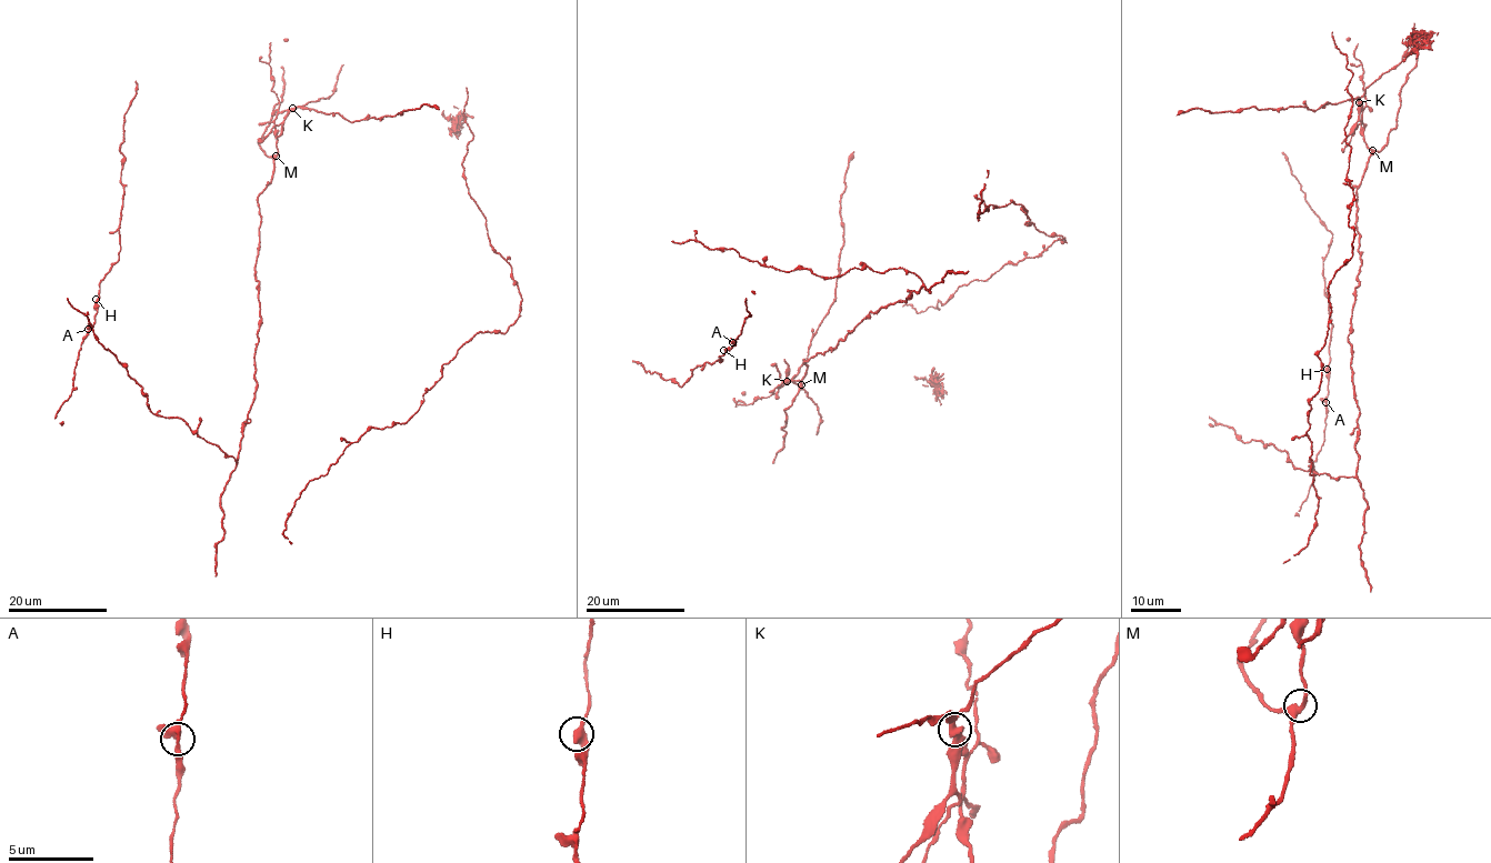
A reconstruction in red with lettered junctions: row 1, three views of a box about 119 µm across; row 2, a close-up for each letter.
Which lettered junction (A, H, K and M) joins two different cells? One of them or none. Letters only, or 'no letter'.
K

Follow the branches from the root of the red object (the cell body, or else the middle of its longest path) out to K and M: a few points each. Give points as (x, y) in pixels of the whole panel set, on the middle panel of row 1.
K: (950, 270), (929, 292), (922, 286), (904, 302), (869, 312), (836, 348), (802, 362), (801, 383), (787, 380)
M: (950, 270), (929, 292), (922, 286), (904, 302), (869, 312), (836, 348), (802, 362), (807, 367), (801, 384)

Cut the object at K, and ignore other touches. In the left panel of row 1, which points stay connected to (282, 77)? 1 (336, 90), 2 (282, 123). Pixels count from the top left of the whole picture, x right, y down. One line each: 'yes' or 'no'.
1: no
2: no

